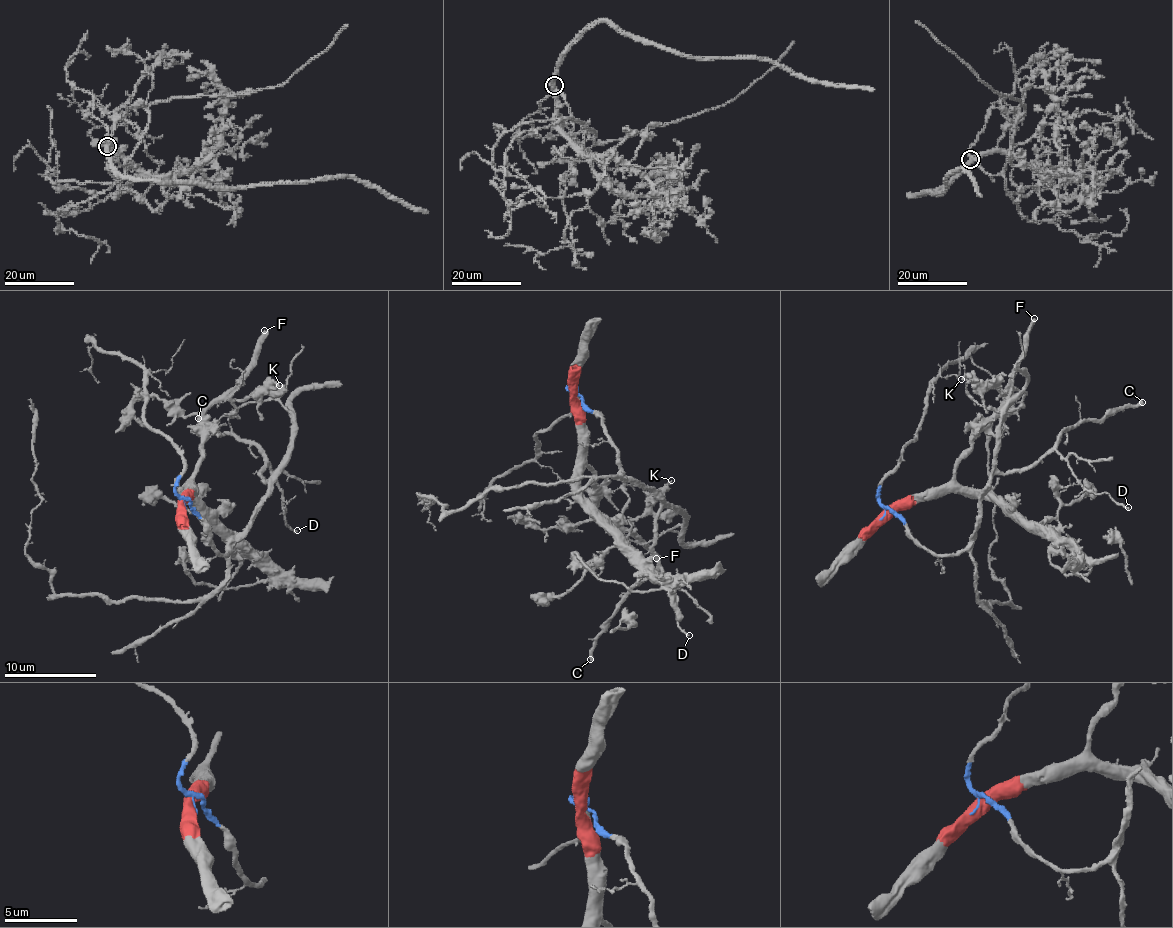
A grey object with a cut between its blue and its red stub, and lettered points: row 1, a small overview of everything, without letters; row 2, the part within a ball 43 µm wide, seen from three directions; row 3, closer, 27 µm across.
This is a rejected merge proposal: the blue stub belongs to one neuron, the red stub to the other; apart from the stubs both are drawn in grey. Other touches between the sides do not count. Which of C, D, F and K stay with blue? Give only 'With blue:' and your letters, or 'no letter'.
With blue: C, D

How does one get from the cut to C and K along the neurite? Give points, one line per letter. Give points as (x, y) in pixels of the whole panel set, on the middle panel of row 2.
C: (576, 392), (601, 420), (627, 480), (645, 487), (659, 500), (657, 568), (627, 596), (597, 639), (590, 660)
K: (576, 392), (578, 455), (588, 465), (595, 512), (604, 522), (636, 520), (671, 480)

